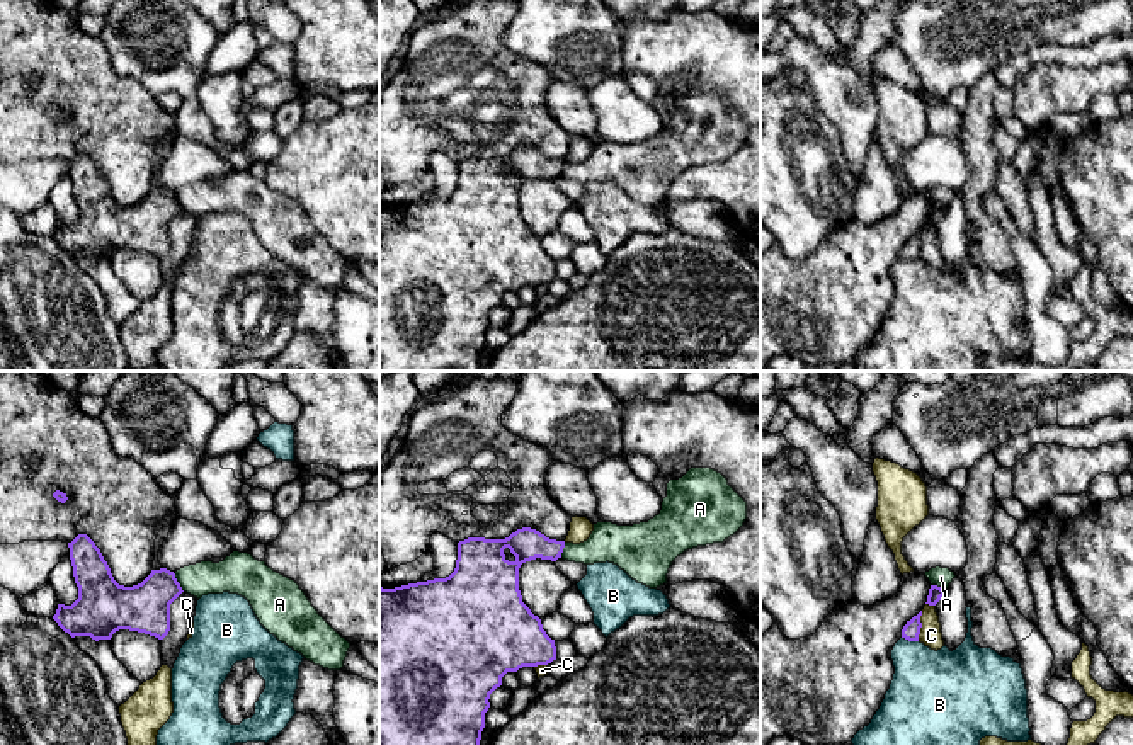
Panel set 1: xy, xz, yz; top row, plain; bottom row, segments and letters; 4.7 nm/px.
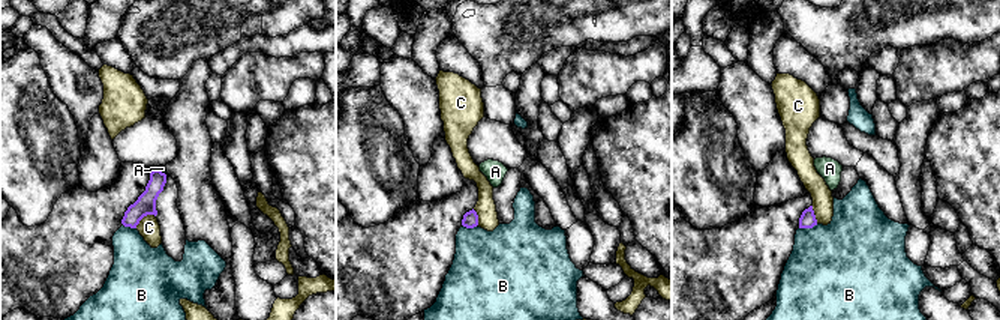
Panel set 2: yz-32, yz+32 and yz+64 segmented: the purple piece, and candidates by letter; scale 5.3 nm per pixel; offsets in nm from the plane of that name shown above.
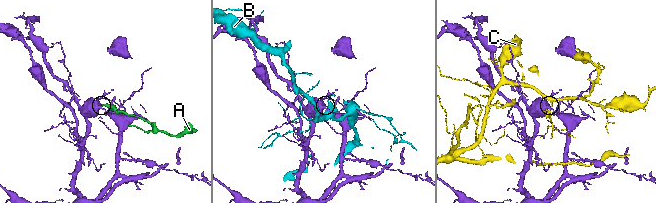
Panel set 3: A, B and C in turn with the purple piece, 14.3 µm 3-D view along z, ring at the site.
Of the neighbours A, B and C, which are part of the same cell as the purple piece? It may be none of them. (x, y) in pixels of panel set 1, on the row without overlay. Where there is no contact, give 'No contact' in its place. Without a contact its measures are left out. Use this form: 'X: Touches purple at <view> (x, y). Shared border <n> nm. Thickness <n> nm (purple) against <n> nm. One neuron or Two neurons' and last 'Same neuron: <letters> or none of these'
A: Touches purple at xy (177, 201). Shared border 100 nm. Thickness 240 nm (purple) against 160 nm. Two neurons
B: Touches purple at yz (910, 259). Shared border 80 nm. Thickness 90 nm (purple) against 360 nm. Two neurons
C: Touches purple at yz (921, 245). Shared border 150 nm. Thickness 90 nm (purple) against 100 nm. Two neurons
Same neuron: none of these

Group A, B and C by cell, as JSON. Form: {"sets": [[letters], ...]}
{"sets": [["A"], ["B"], ["C"]]}

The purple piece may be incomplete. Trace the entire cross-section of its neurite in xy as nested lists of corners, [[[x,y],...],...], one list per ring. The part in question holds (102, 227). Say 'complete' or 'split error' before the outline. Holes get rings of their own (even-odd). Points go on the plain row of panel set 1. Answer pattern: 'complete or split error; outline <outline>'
complete; outline [[[87,153],[71,162],[78,218],[71,225],[58,223],[53,238],[75,255],[111,259],[119,248],[129,248],[163,259],[170,250],[170,223],[184,211],[175,192],[160,187],[138,204],[119,204],[100,168]]]

